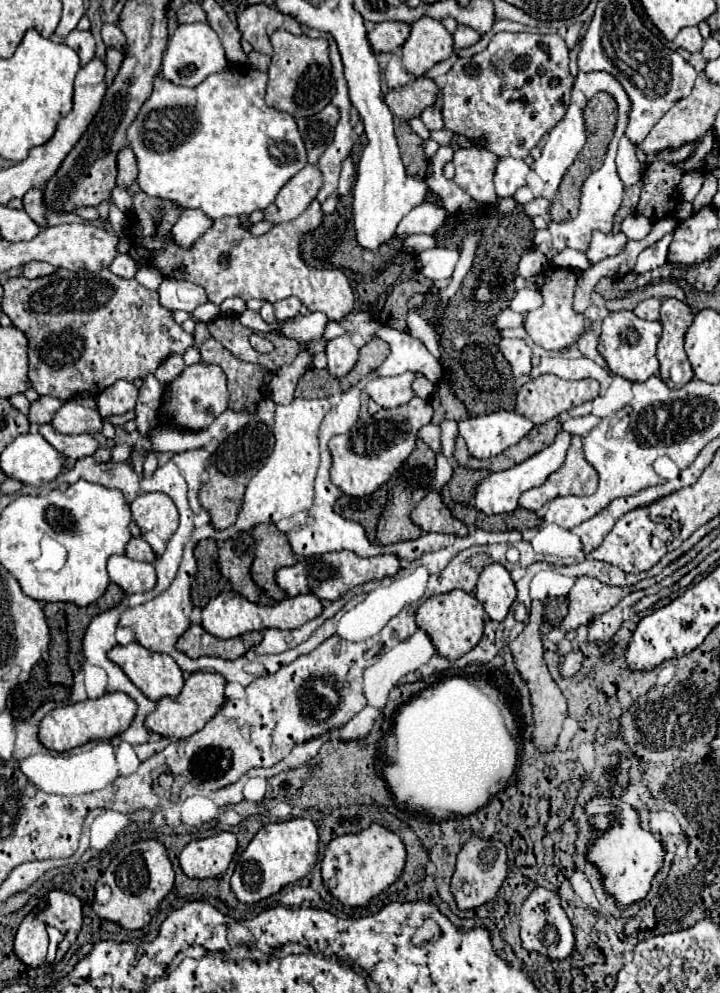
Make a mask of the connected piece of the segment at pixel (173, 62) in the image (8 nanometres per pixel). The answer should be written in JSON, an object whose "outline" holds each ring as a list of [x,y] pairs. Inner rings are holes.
{"outline":[[[195,22],[195,24],[181,24],[175,30],[175,34],[169,38],[161,64],[161,76],[163,80],[169,80],[179,86],[197,86],[209,74],[221,72],[225,68],[227,68],[227,58],[221,40],[207,22]]]}

